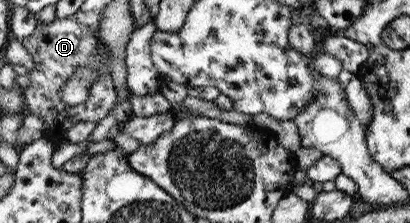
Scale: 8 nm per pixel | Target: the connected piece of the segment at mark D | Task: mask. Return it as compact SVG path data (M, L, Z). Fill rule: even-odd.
M74 16L63 19L55 18L52 22L38 22L33 30L33 35L25 37L21 44L31 55L35 68L33 72L27 73L29 86L23 89L26 112L45 122L43 137L51 140L53 144L59 145L67 141L66 135L70 127L81 121L99 122L109 114L109 111L117 102L117 90L112 81L110 71L105 71L99 75L99 79L89 87L89 97L83 106L67 107L61 99L63 84L75 76L75 72L81 66L97 66L99 70L103 68L103 63L97 63L97 46L102 43L102 39L93 33L91 26L79 23Z

